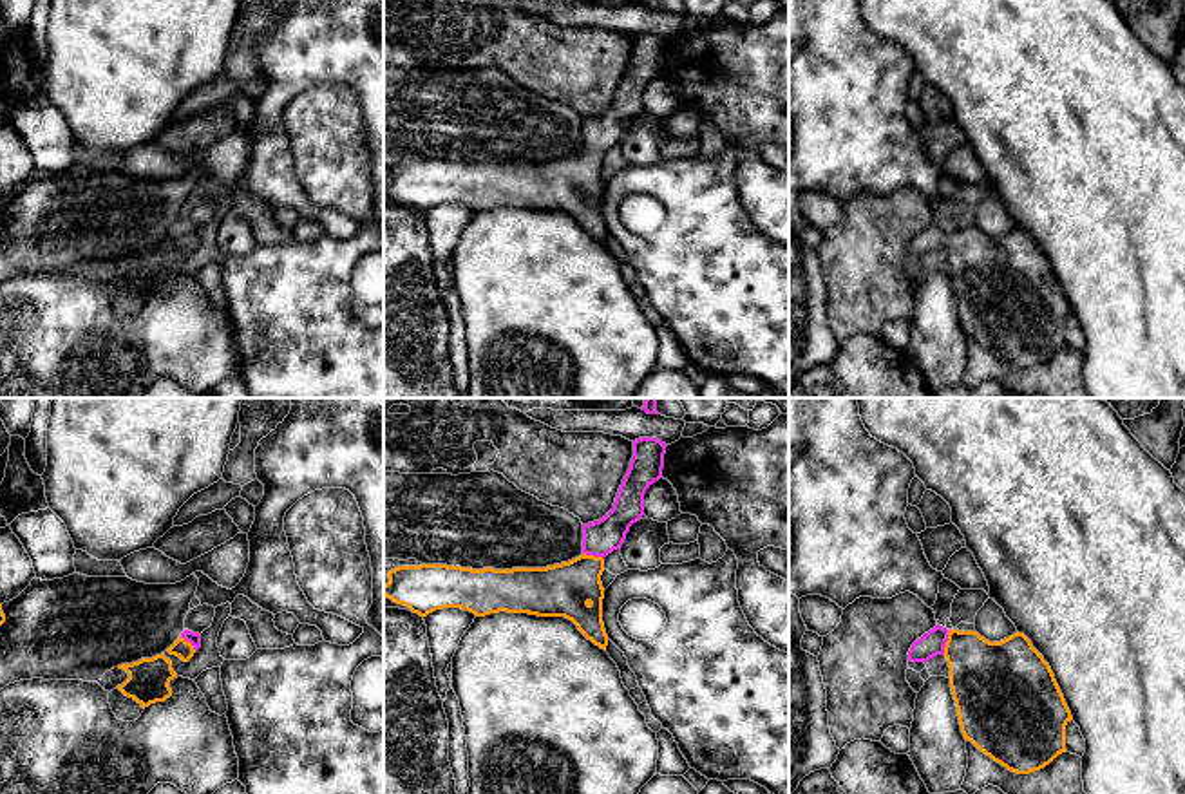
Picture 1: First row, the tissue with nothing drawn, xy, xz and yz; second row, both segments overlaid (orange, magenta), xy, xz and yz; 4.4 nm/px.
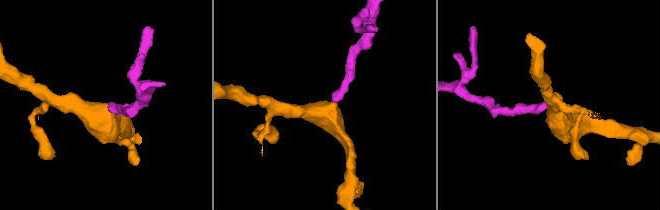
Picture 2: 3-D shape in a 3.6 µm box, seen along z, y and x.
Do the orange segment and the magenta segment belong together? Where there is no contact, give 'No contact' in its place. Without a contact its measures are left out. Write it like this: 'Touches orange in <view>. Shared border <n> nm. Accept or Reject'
Touches orange in xz. Shared border 100 nm. Accept

